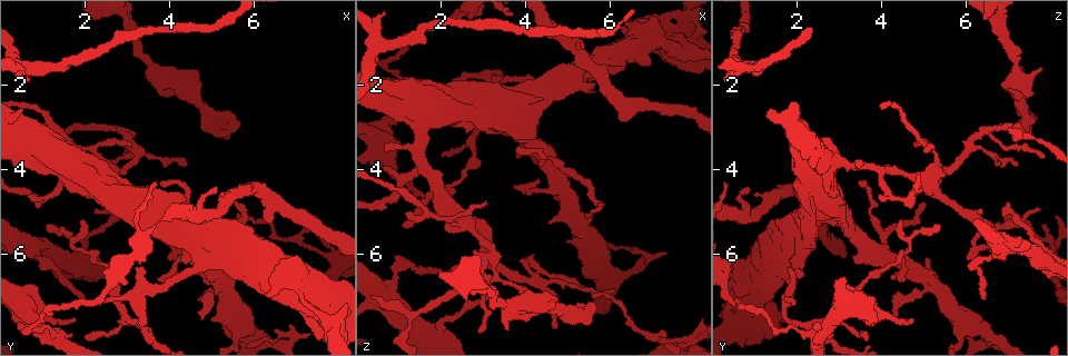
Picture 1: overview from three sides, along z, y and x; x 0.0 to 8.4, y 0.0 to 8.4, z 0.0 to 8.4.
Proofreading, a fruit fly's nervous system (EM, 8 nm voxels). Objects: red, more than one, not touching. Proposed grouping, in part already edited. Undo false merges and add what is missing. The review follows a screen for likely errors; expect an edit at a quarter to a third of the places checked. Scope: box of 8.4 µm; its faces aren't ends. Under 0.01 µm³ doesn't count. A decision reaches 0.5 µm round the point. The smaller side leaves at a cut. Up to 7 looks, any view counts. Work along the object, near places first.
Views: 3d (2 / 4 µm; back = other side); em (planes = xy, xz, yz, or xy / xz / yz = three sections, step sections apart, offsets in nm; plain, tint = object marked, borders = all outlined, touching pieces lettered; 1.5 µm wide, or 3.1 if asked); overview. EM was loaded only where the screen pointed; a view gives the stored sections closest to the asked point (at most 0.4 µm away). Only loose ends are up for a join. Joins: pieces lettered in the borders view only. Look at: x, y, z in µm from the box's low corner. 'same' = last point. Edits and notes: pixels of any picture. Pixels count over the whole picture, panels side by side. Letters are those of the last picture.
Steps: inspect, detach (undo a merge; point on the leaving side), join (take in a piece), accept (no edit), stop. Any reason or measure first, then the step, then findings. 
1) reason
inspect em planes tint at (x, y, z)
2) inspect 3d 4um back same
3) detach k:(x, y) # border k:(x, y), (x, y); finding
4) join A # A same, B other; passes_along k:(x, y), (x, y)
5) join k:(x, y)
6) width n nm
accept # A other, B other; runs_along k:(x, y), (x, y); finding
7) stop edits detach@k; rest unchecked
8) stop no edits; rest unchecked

free end
inspect em planes borders at (3.05, 3.55, 4.85)

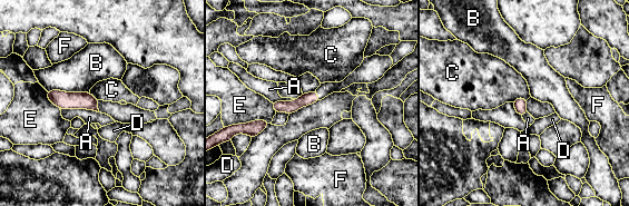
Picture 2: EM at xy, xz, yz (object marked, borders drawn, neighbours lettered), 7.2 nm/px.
longest_contact B 320 nm
accept # A other, B other, C other, D other, E other, F other; none of them fits

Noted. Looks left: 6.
thick turns thin
inspect em planes plain at (3.50, 1.60, 7.15)

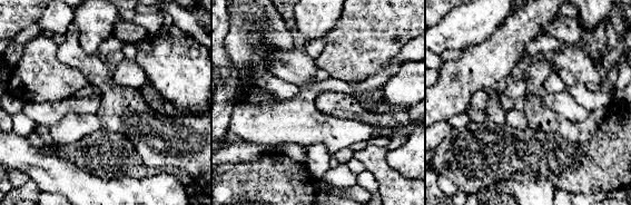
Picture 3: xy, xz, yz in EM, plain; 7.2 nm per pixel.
with the object marked
inspect em planes tint same

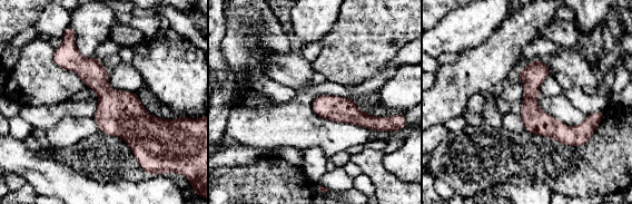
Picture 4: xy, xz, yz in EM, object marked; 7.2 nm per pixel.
inspect em planes borders same

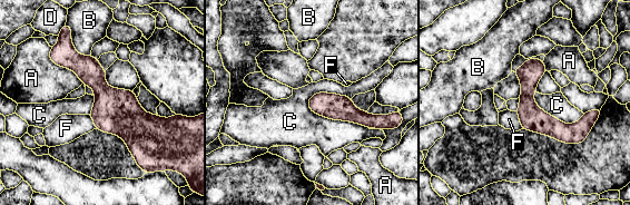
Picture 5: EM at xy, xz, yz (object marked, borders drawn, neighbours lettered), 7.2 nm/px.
accept # A other, B other, C other, D other, F other; border 5:(307, 100), (316, 114), (368, 128); all the same cell

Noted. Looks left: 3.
inspect 3d 2um at (3.35, 6.35, 1.80)

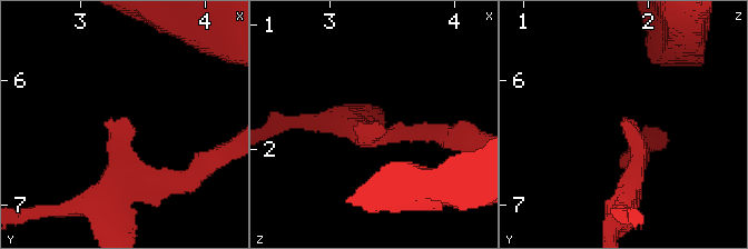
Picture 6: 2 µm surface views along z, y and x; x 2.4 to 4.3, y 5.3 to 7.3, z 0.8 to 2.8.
arm_widths 170, 200 nm
inspect em planes tint at (3.38, 6.32, 1.80)

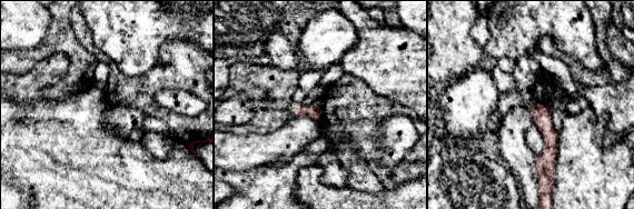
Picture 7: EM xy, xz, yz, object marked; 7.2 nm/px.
inspect em planes borders same

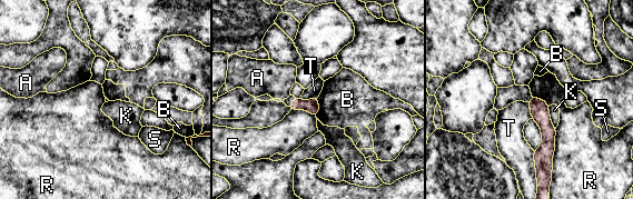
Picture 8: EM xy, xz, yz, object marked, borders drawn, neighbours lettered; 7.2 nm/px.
width 100 nm
accept # A other, B other, K other, R other, S other, T other; border 8:(317, 98), (318, 113), (316, 117); none of them fits

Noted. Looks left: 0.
stop no edits; rest unchecked

